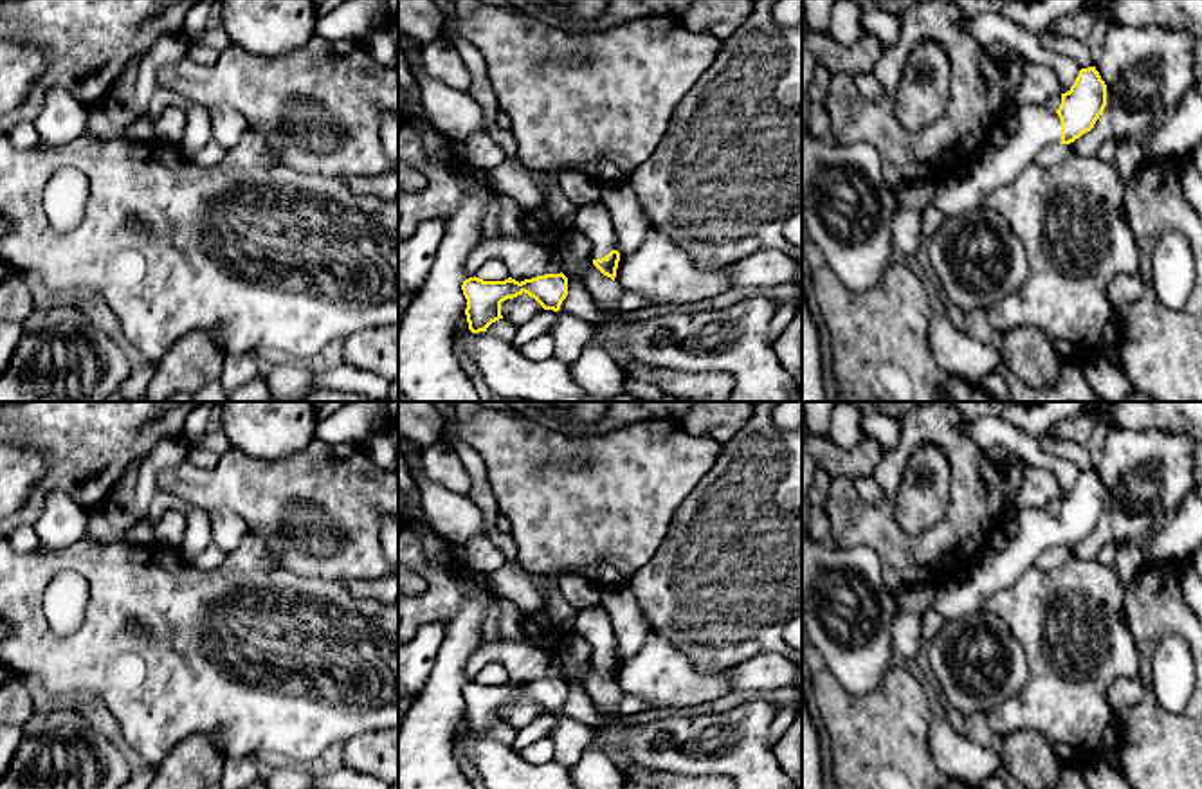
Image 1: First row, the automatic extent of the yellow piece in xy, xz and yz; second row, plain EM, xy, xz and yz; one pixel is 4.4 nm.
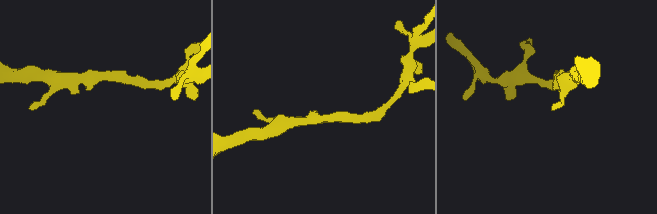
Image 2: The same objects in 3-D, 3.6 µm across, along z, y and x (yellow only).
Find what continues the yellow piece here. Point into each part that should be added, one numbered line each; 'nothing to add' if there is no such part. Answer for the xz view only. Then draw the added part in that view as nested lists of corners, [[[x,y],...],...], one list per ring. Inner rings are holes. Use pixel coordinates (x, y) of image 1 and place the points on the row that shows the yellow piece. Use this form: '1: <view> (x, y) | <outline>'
1: xz (593, 220) | [[[598,200],[578,205],[573,225],[584,232],[593,245],[593,259],[606,258],[616,247],[616,227],[607,207]]]

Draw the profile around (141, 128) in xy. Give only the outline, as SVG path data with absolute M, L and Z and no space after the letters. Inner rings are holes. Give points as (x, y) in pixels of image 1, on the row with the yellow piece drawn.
M133 113L124 135L133 142L155 141L155 121L146 113Z

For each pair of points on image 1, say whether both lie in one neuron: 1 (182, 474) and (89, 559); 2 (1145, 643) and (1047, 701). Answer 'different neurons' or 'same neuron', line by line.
1: different neurons
2: different neurons

